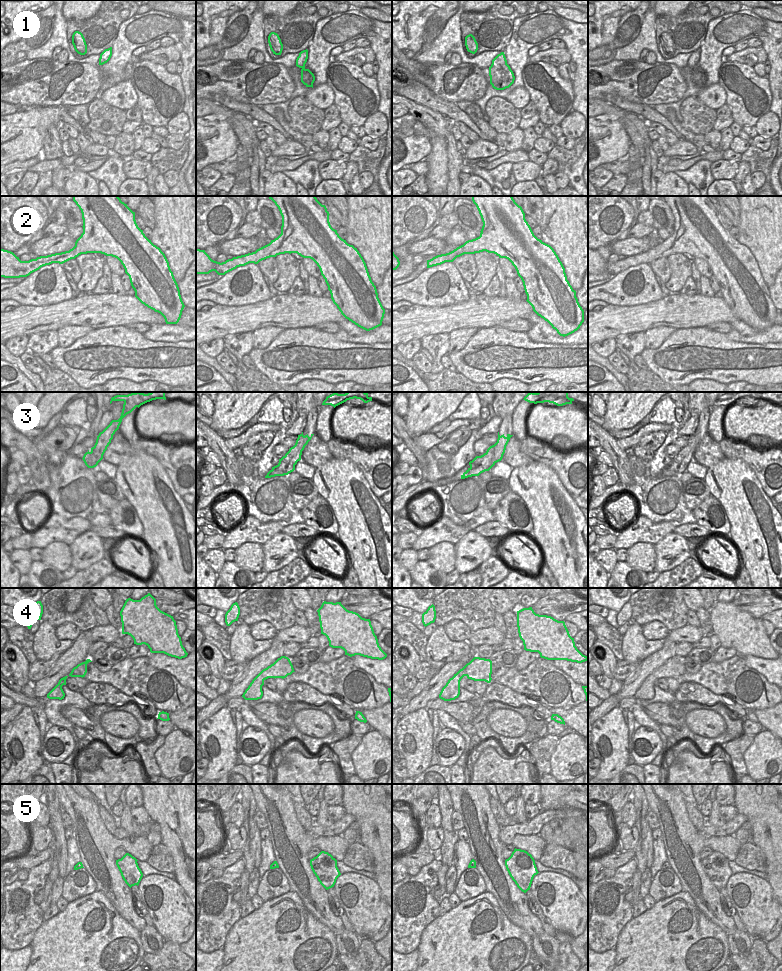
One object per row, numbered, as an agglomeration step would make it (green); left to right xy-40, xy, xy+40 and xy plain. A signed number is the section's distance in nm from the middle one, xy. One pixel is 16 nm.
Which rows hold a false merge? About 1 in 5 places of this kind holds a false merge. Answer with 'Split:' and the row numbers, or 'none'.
Split: 3

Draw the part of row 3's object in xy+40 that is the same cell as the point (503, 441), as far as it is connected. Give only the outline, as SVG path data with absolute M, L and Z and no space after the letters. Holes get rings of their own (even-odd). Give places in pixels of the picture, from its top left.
M504 434L501 435L499 437L499 441L496 445L496 450L495 450L495 454L493 456L493 459L492 459L492 465L491 465L491 468L499 461L502 460L503 458L503 455L505 453L505 450L506 450L506 446L510 440L510 438L512 437L513 435L510 435L510 434L507 434L507 436L505 437ZM490 468L490 469L491 469Z

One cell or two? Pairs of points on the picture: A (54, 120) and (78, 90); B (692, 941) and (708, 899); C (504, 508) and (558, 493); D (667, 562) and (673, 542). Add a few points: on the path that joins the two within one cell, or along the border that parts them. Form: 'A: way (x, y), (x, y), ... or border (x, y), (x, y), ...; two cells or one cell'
A: border (57, 105), (39, 107); two cells
B: border (689, 894), (695, 905), (721, 928); two cells
C: border (511, 490), (523, 500), (533, 525); two cells
D: way (668, 557), (673, 547); one cell

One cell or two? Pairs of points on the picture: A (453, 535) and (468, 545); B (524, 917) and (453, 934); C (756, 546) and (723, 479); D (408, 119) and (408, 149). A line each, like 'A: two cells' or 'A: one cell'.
A: two cells
B: two cells
C: one cell
D: one cell

